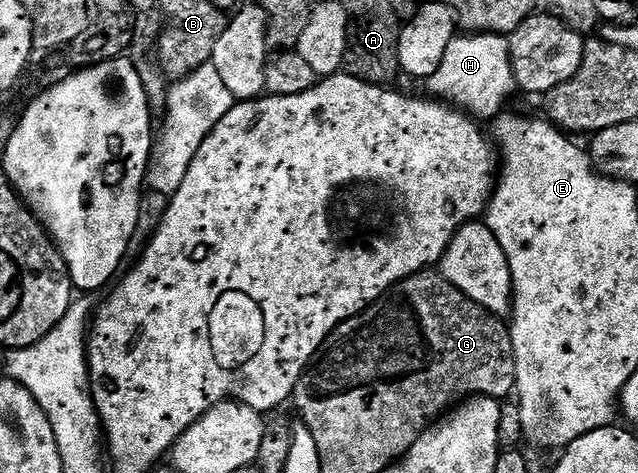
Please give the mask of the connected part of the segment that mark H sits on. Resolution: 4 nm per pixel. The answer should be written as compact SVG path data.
M458 34L453 37L439 70L427 77L428 95L448 102L469 113L474 118L502 115L505 103L518 91L515 74L511 70L509 37L505 34Z

